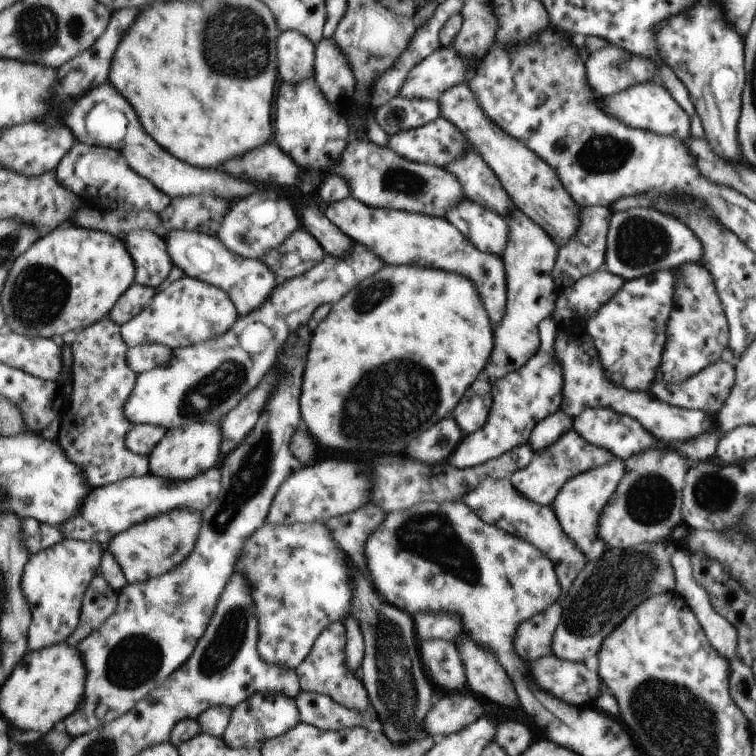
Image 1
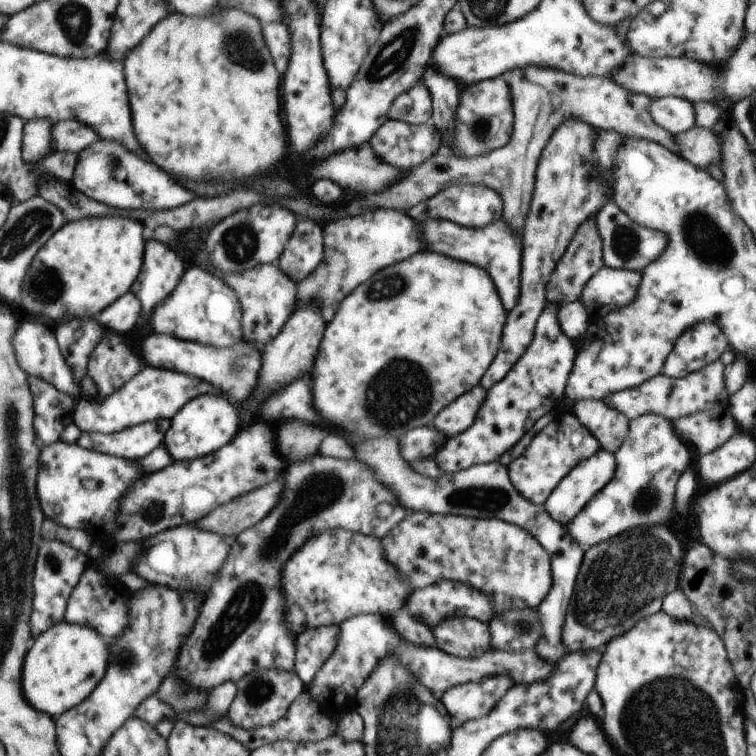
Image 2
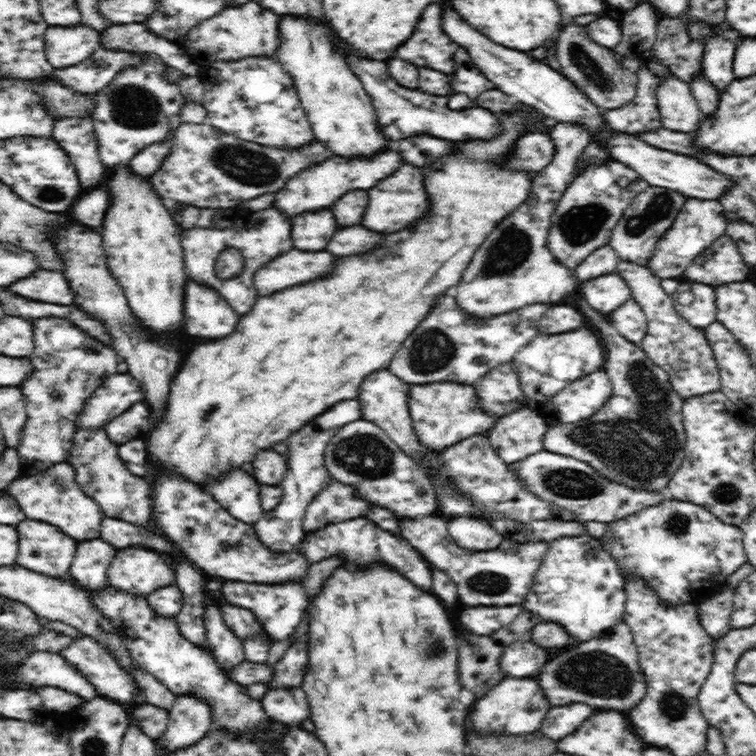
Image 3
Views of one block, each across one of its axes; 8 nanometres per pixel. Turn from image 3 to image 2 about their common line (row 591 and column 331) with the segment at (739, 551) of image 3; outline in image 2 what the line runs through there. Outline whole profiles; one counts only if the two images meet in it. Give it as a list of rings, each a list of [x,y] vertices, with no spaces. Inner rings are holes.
[[[359,614],[344,620],[339,626],[340,638],[336,650],[326,660],[326,664],[316,673],[314,680],[306,685],[306,690],[314,702],[318,702],[331,715],[340,717],[350,712],[356,694],[363,686],[376,664],[380,664],[384,658],[396,658],[402,666],[406,666],[412,676],[426,686],[434,696],[440,700],[442,694],[452,686],[478,682],[488,676],[500,676],[508,674],[514,682],[514,686],[526,686],[534,682],[544,682],[550,678],[556,663],[542,660],[534,651],[509,653],[496,649],[484,652],[478,658],[456,658],[436,648],[422,648],[412,642],[404,640],[388,623],[385,617],[373,614]]]

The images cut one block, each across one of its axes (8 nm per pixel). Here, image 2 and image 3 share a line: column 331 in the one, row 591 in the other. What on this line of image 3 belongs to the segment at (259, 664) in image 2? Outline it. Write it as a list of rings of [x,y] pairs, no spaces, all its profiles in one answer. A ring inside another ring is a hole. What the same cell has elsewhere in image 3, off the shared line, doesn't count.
[[[437,514],[414,519],[400,518],[398,521],[400,521],[398,525],[400,525],[403,538],[408,540],[428,563],[450,576],[456,583],[460,600],[468,606],[514,606],[514,604],[522,604],[526,594],[530,592],[530,588],[534,584],[536,570],[540,568],[540,564],[546,556],[546,550],[548,550],[549,541],[508,542],[508,540],[504,540],[498,548],[492,550],[468,551],[454,542],[454,539],[448,534],[448,522]]]

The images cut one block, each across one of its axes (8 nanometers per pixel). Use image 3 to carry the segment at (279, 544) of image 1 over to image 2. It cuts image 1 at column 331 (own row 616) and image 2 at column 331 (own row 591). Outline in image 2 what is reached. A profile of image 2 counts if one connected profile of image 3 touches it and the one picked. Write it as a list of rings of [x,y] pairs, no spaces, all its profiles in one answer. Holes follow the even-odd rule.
[[[346,530],[336,532],[322,532],[320,536],[308,538],[308,544],[302,544],[290,560],[282,568],[282,594],[284,594],[284,608],[286,608],[286,622],[290,625],[292,638],[297,639],[304,630],[320,628],[320,626],[340,626],[344,620],[359,614],[373,614],[387,616],[394,610],[406,605],[412,594],[410,584],[398,572],[396,566],[384,554],[384,547],[378,538],[362,536]]]

